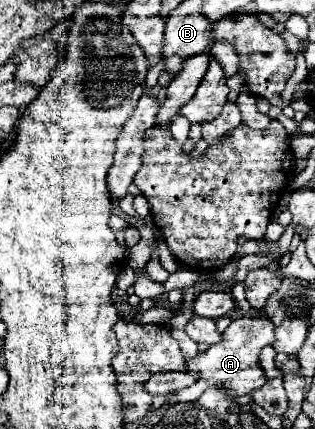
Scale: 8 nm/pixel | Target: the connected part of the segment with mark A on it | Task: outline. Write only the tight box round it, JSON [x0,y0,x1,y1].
[166,317,274,403]

